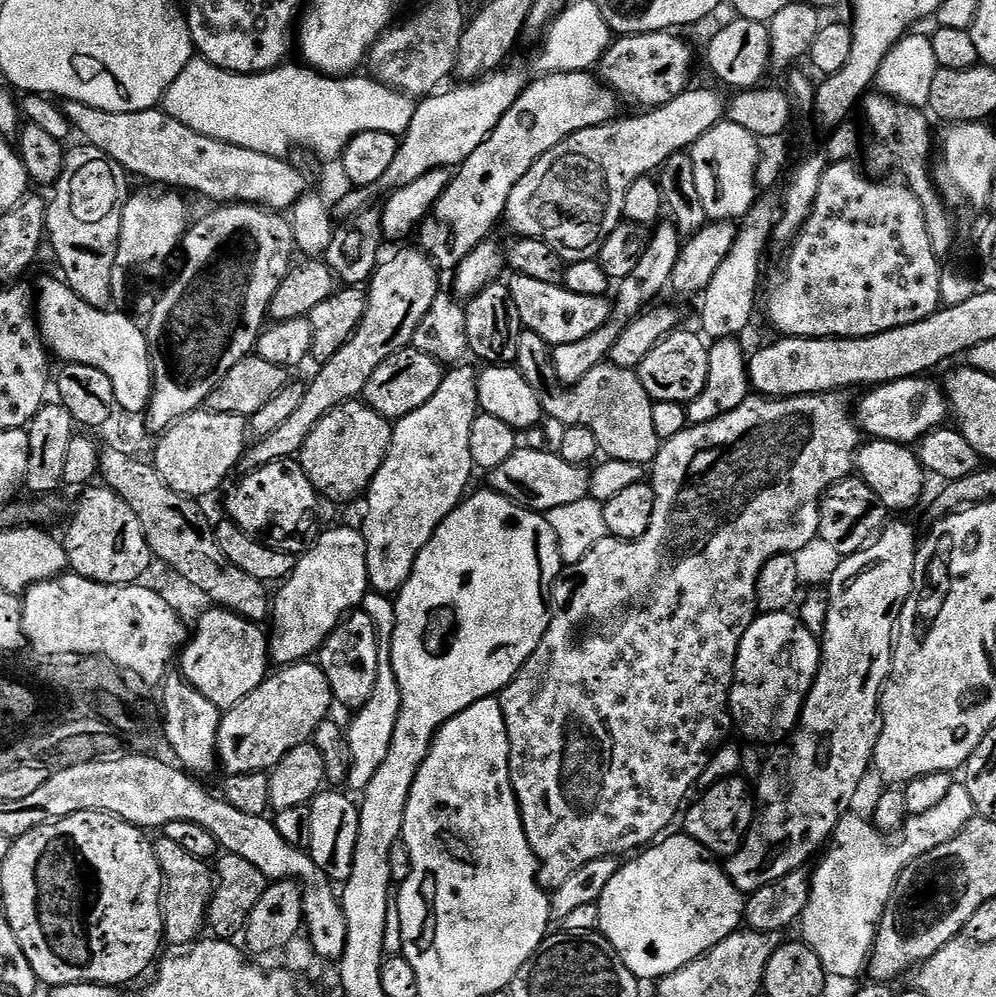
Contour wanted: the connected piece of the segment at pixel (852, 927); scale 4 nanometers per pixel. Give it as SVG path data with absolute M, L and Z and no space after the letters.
M958 782L950 786L950 794L946 794L942 803L934 806L929 813L908 816L895 838L889 838L880 832L871 819L863 820L855 814L840 817L827 849L828 854L817 866L816 873L811 873L810 898L806 902L803 916L798 921L798 928L804 931L803 943L807 944L810 950L814 950L814 954L818 954L818 962L822 962L827 975L857 979L860 976L859 972L863 973L867 969L868 958L872 955L872 947L876 941L876 928L890 902L902 870L913 864L922 854L930 854L930 850L938 850L938 846L950 842L950 838L957 836L975 815L976 807L970 793L967 792L964 783Z

